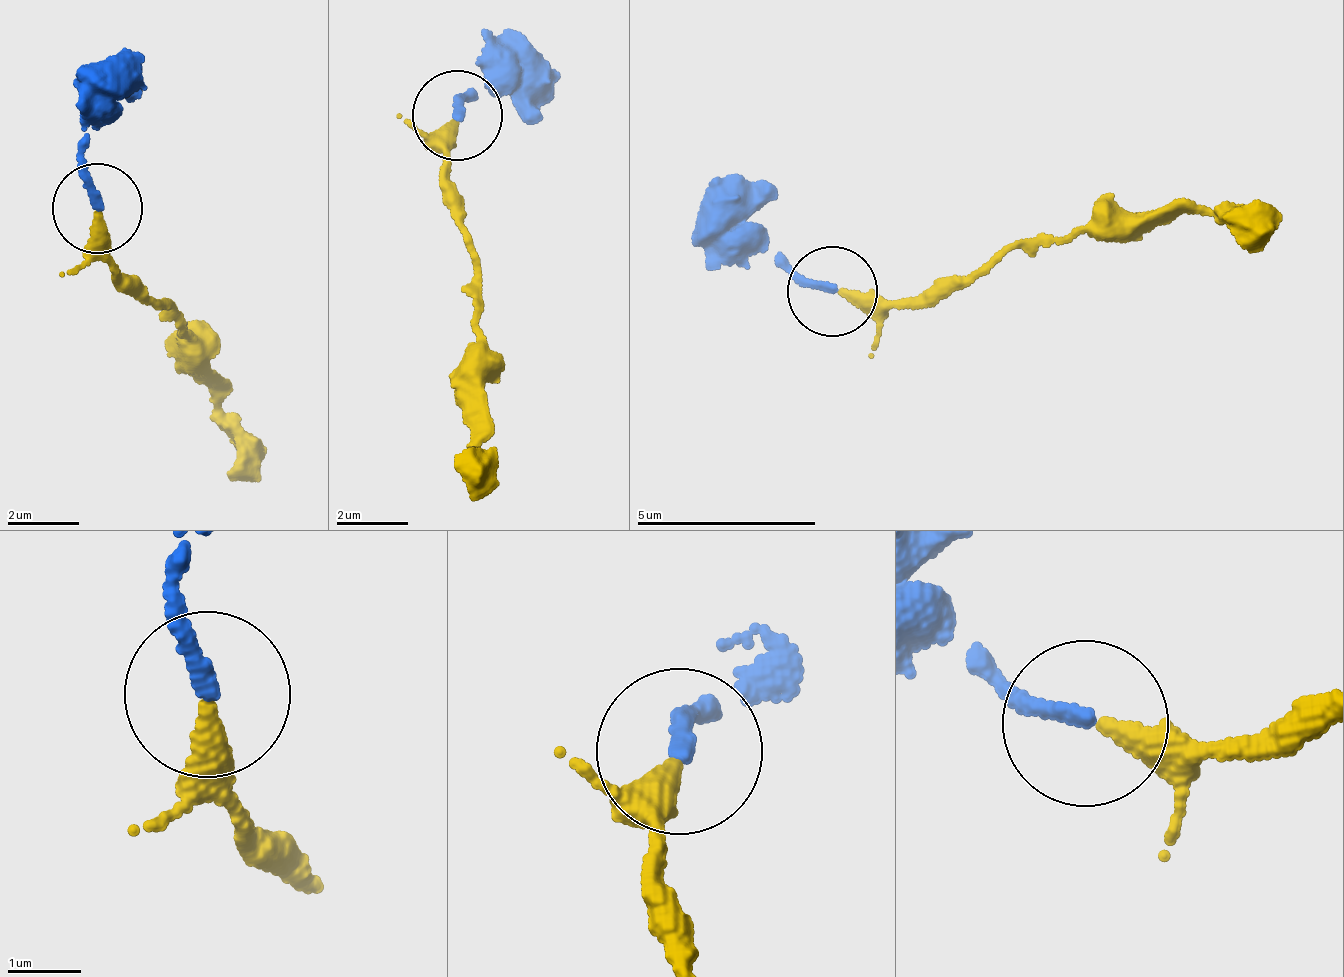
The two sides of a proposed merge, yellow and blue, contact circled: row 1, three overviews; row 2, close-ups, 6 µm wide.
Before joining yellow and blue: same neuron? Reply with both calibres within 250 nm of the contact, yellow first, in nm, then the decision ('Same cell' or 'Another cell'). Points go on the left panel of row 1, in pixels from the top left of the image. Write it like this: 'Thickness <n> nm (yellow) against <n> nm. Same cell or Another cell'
Thickness 280 nm (yellow) against 220 nm. Same cell

